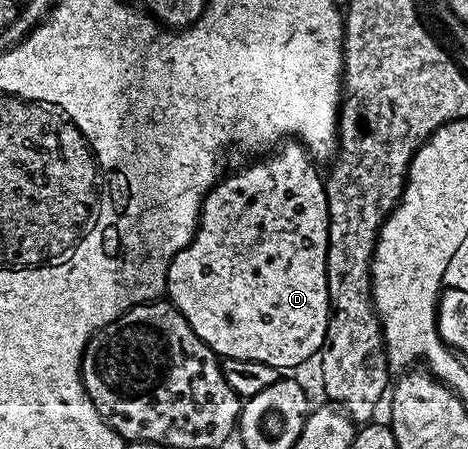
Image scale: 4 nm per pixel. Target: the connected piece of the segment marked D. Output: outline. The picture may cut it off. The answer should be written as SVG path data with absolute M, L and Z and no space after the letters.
M279 144L267 155L263 161L234 173L231 177L223 176L215 183L210 192L202 201L202 215L198 223L198 229L194 232L194 238L180 250L165 266L166 293L170 304L174 305L188 319L188 327L204 339L204 343L213 353L222 359L240 359L241 361L255 361L264 363L268 367L276 367L279 371L294 369L302 365L310 356L321 350L328 323L330 322L330 300L328 299L328 279L326 278L326 252L328 251L328 231L330 230L330 216L328 215L328 203L326 202L326 187L323 174L318 174L316 166L310 162L306 154L307 146Z

